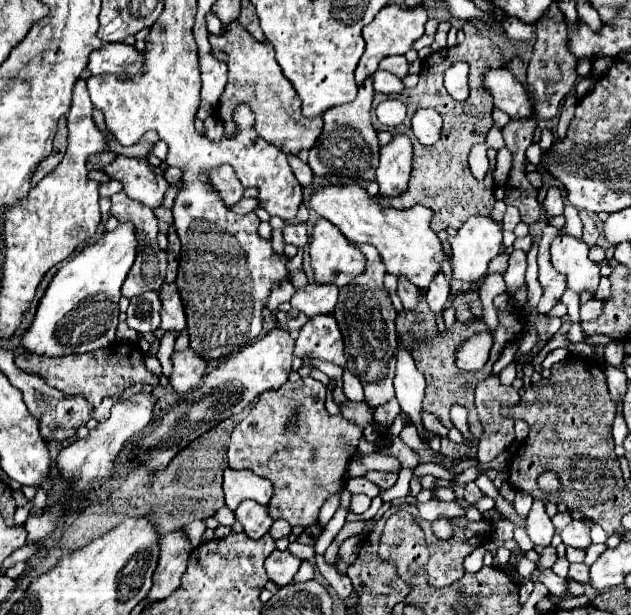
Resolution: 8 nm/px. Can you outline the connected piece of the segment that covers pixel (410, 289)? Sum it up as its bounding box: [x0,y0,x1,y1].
[397,279,421,309]

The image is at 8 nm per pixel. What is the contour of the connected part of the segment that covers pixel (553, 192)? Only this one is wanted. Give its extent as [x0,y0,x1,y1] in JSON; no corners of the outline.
[545,187,565,215]

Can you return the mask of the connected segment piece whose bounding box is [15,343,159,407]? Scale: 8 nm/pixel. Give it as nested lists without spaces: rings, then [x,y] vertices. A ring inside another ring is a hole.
[[[113,343],[111,347],[83,353],[83,355],[67,355],[67,357],[39,357],[31,353],[19,353],[15,357],[15,365],[27,373],[37,373],[45,377],[45,381],[63,391],[65,395],[83,395],[93,407],[105,397],[121,395],[133,383],[157,385],[159,377],[145,367],[145,355],[137,343]]]

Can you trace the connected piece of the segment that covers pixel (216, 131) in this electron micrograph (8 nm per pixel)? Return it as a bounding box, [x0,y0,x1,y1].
[203,117,223,141]

